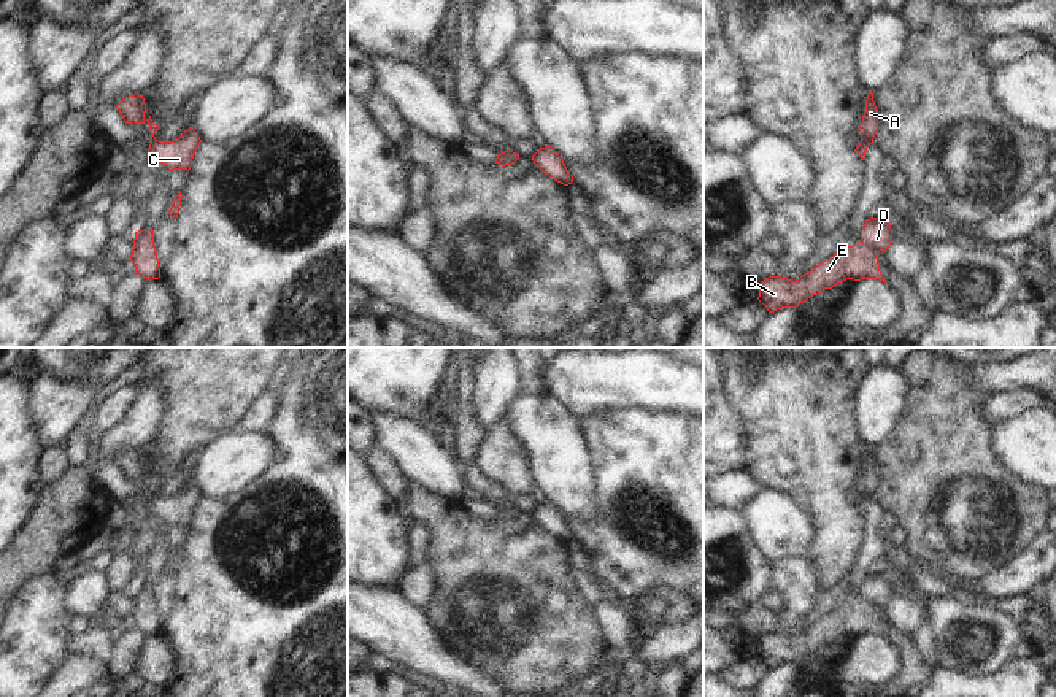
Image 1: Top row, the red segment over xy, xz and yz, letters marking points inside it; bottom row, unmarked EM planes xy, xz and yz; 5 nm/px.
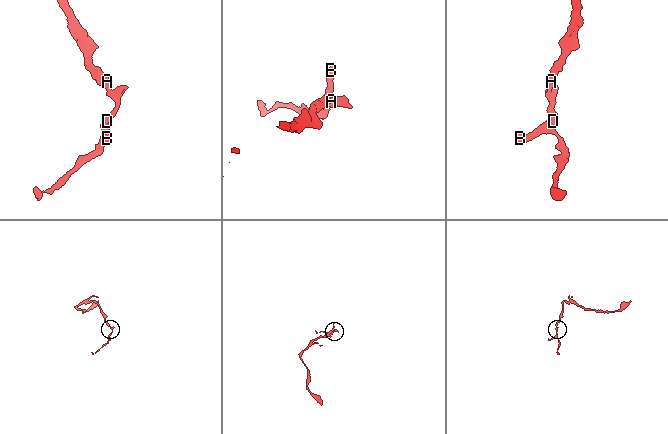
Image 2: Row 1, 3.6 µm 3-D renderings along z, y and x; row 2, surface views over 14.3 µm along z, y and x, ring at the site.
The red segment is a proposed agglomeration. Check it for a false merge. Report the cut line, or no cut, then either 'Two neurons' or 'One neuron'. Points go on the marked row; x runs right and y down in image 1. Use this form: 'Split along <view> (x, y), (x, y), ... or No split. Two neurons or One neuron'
No split. One neuron

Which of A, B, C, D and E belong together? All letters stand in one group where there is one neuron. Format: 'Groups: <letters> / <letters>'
Groups: A B C D E

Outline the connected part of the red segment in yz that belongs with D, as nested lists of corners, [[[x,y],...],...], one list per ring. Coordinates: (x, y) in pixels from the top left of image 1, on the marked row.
[[[883,214],[865,219],[858,245],[838,251],[796,281],[781,276],[765,278],[757,284],[757,300],[769,313],[773,313],[781,308],[796,308],[811,295],[832,289],[846,279],[880,279],[886,283],[877,256],[880,251],[886,251],[891,241],[892,229]]]

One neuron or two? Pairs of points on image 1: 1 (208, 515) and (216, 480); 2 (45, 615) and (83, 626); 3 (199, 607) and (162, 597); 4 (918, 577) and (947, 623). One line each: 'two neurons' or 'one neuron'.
1: two neurons
2: two neurons
3: two neurons
4: two neurons

